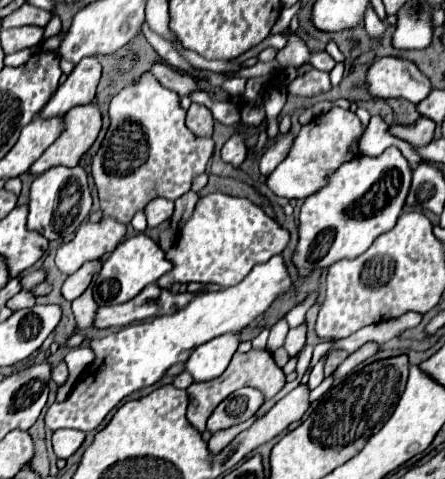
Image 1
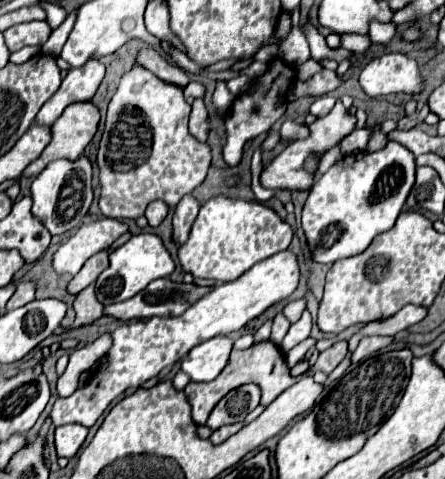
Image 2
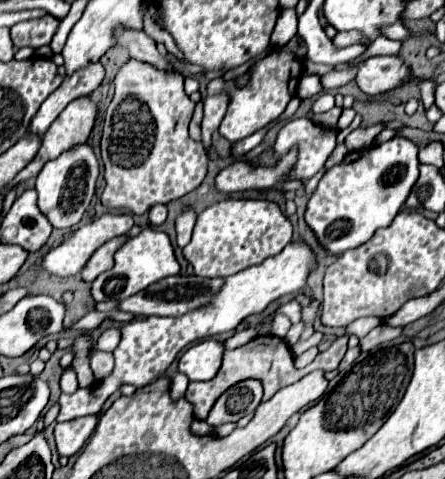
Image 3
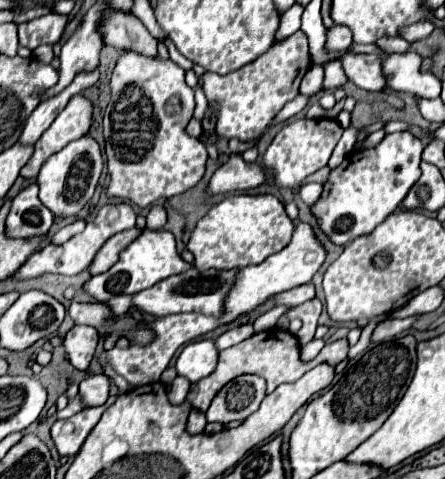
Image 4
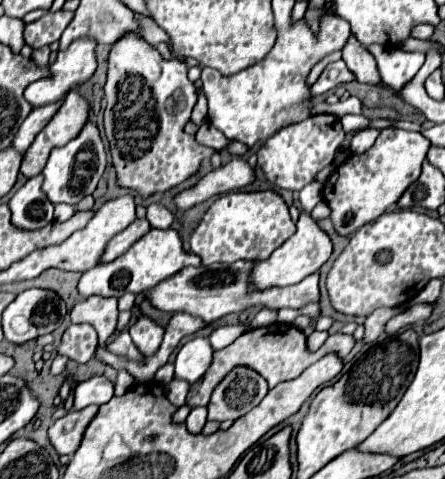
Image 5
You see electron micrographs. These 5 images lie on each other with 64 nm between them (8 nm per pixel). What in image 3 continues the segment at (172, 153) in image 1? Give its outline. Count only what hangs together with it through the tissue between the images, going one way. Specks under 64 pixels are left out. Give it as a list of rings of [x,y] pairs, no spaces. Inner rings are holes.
[[[130,58],[124,62],[114,78],[114,98],[106,110],[104,134],[102,134],[102,164],[106,188],[102,192],[102,204],[112,212],[144,214],[154,204],[168,204],[196,189],[207,174],[209,156],[201,142],[190,138],[188,125],[196,104],[184,90],[182,72],[158,70],[148,62]]]

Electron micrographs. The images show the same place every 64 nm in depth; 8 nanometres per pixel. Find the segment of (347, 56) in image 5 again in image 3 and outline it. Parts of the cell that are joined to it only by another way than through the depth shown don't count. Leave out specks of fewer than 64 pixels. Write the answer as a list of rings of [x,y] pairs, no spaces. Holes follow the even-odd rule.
[[[372,56],[358,64],[346,62],[334,66],[336,70],[356,68],[356,82],[358,88],[370,96],[382,94],[396,86],[402,86],[408,78],[408,64],[398,56]]]

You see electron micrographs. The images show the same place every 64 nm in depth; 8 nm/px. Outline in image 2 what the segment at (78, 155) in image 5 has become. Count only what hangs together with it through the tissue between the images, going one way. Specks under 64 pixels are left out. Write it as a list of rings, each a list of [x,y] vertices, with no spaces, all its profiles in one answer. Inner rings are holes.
[[[82,154],[76,160],[54,160],[50,162],[32,182],[32,198],[34,198],[34,206],[32,212],[36,214],[38,220],[42,220],[44,226],[48,226],[50,234],[66,234],[78,228],[78,224],[82,222],[82,218],[86,216],[90,204],[92,204],[92,162],[86,154]]]

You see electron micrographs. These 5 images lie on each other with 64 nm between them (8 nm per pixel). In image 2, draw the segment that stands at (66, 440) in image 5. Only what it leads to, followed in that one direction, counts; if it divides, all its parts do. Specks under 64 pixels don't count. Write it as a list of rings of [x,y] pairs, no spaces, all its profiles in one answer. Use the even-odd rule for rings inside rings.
[[[66,424],[56,428],[56,452],[58,456],[72,458],[88,436],[88,428],[82,424]]]

